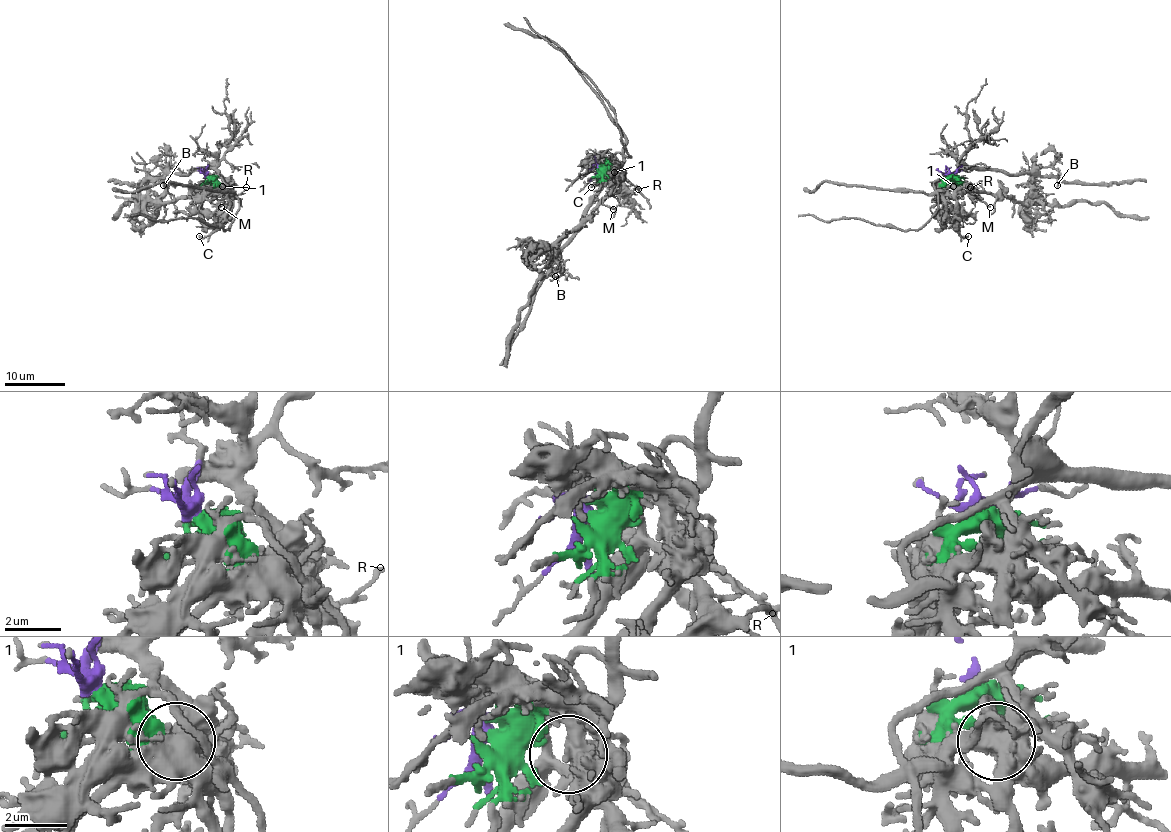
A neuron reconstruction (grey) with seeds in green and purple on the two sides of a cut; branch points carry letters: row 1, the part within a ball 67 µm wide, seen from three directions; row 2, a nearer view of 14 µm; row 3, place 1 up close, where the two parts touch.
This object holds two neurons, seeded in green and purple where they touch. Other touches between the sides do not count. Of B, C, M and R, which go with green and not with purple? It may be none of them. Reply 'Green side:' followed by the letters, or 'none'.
Green side: C, M

